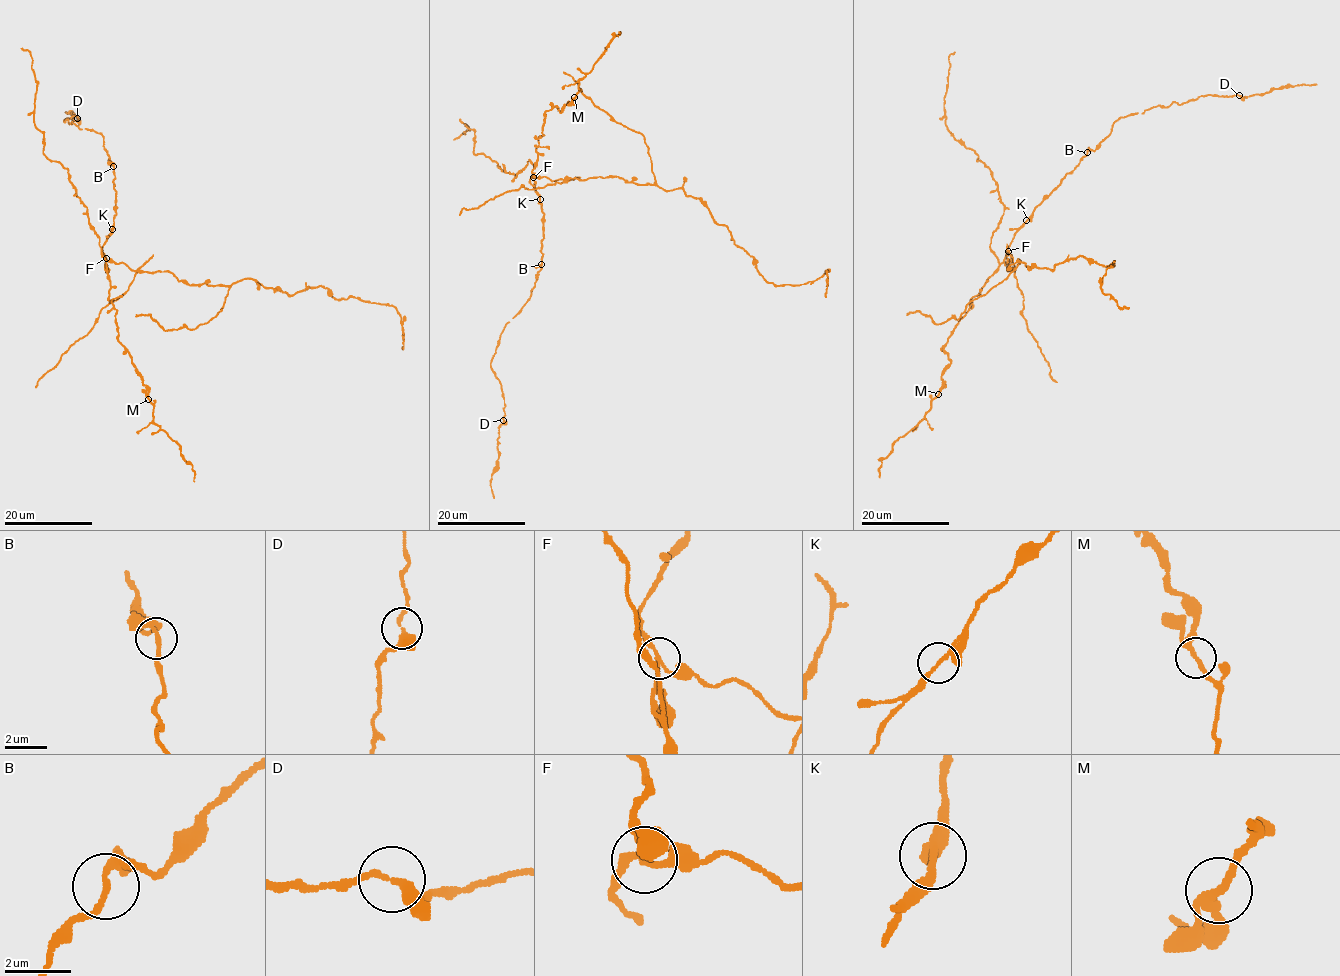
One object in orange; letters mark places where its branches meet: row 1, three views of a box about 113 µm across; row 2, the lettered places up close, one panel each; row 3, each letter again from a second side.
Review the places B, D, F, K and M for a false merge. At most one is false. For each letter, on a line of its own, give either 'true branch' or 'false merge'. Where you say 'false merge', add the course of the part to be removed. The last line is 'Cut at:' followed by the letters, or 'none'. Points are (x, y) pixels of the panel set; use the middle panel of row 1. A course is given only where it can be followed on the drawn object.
B: true branch
D: true branch
F: false merge; course (534, 177), (617, 176), (682, 189), (728, 229), (767, 282), (795, 285), (826, 271), (826, 297)
K: true branch
M: true branch
Cut at: F

